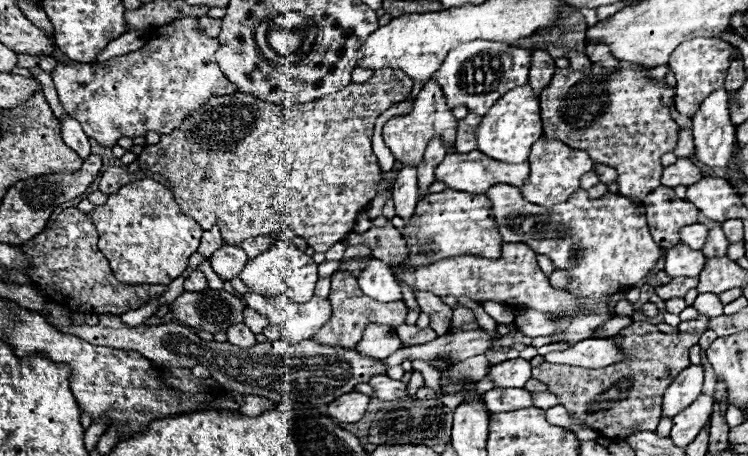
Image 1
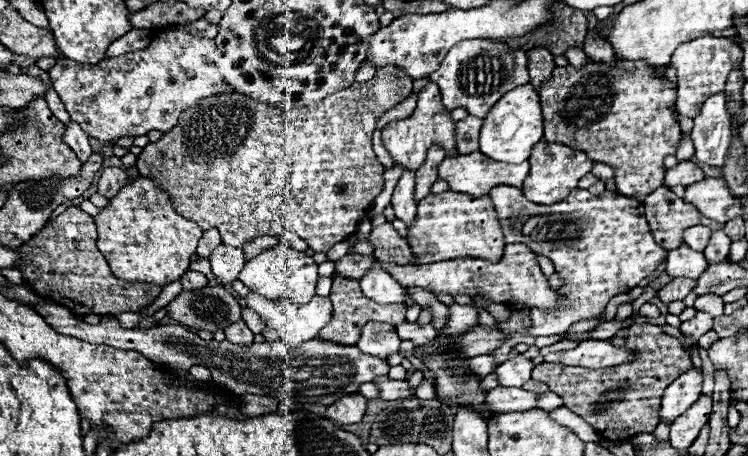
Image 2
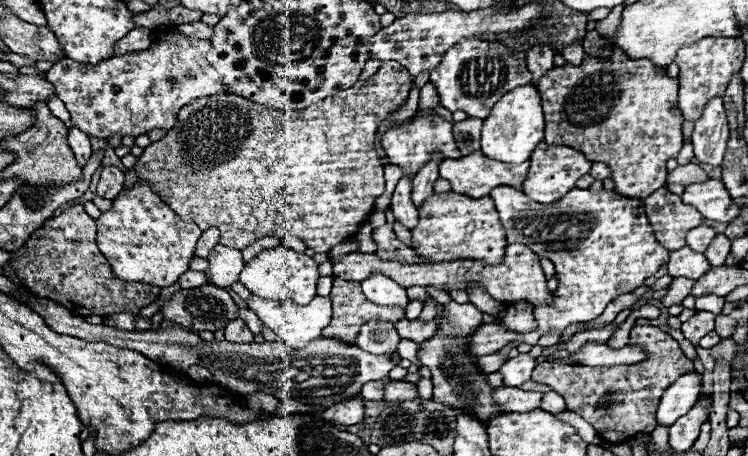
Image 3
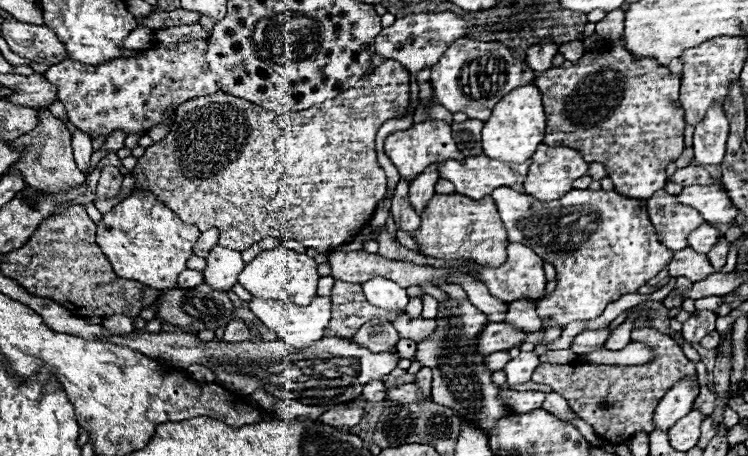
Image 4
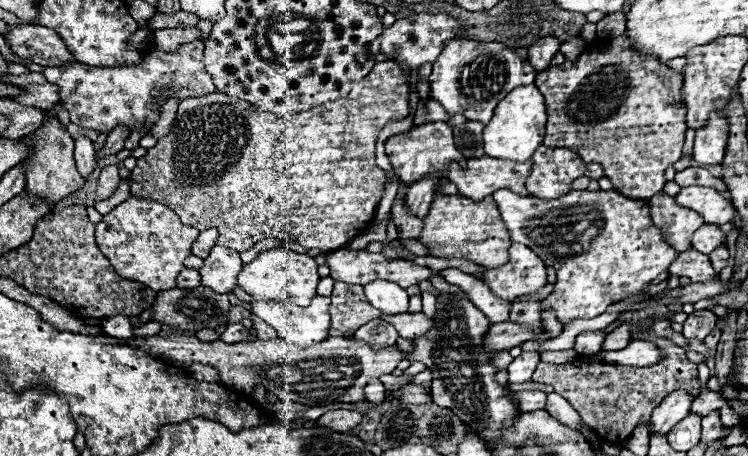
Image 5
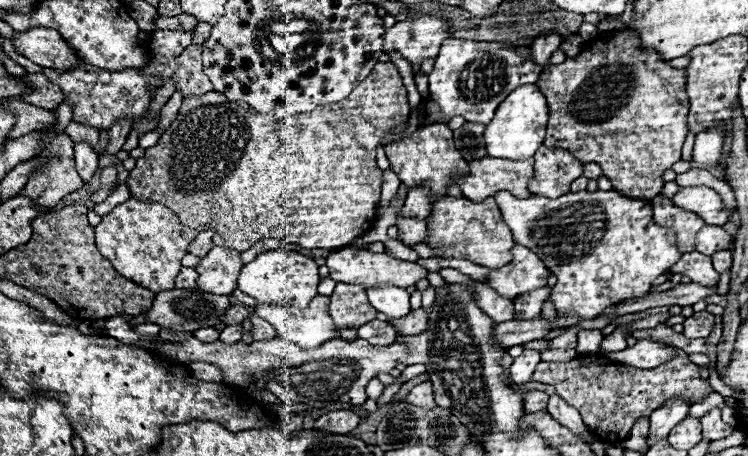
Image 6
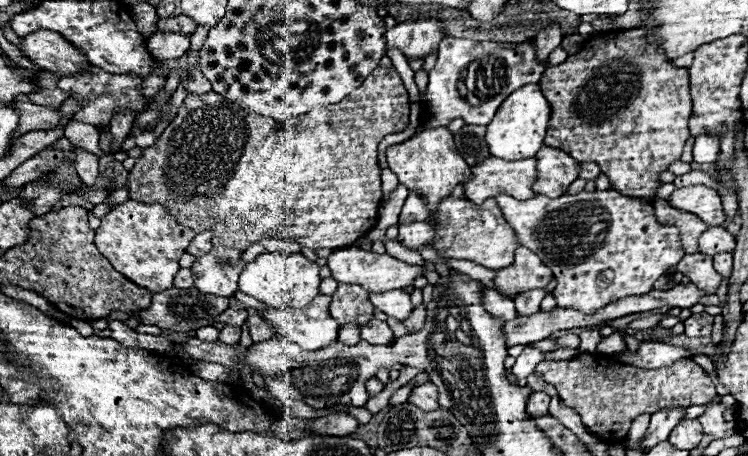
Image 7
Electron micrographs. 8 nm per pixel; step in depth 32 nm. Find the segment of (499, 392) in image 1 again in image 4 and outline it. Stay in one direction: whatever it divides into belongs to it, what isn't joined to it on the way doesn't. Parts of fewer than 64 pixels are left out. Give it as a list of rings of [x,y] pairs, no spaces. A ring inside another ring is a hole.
[[[502,388],[498,398],[508,406],[508,410],[516,412],[516,414],[526,414],[532,410],[542,408],[544,402],[544,392],[520,392],[520,390],[512,390],[512,388]]]

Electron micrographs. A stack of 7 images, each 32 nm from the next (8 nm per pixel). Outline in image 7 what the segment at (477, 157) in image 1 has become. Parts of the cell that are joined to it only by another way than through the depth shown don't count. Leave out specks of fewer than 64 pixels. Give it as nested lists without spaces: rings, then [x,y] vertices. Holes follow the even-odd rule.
[[[488,158],[476,166],[472,166],[472,178],[462,182],[464,194],[470,202],[482,204],[486,198],[494,198],[502,192],[518,198],[528,200],[536,194],[530,190],[532,182],[536,180],[536,160],[500,160]]]

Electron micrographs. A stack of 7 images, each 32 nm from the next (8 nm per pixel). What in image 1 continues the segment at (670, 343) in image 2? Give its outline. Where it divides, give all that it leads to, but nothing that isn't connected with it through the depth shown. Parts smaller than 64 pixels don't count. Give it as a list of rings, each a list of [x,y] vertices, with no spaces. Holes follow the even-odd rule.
[[[632,322],[616,336],[608,336],[614,346],[624,352],[624,360],[604,368],[580,368],[566,364],[542,362],[532,368],[532,378],[544,382],[548,392],[556,394],[560,404],[584,426],[612,440],[624,438],[634,430],[654,430],[660,422],[662,394],[672,380],[690,366],[688,350],[700,336],[664,334],[654,324]]]

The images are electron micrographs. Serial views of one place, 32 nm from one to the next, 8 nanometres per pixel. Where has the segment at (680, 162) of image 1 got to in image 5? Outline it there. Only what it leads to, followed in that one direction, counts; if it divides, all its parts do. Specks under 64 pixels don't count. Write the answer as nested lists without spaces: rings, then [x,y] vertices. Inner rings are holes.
[[[690,166],[686,170],[676,172],[674,182],[680,184],[682,188],[684,186],[714,186],[716,190],[720,190],[730,200],[730,194],[728,194],[726,184],[720,178],[714,178],[706,168],[700,168],[700,166]]]

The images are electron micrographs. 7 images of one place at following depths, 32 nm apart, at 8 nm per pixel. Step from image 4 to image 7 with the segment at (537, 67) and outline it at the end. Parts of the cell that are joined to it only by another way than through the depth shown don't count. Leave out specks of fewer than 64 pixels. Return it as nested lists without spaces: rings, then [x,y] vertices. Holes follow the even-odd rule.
[[[550,26],[550,28],[542,30],[542,32],[536,36],[536,40],[534,40],[538,60],[540,60],[542,64],[546,64],[546,60],[548,60],[550,52],[552,52],[552,50],[556,50],[556,48],[560,46],[560,42],[562,42],[562,32],[560,32],[560,28]]]

